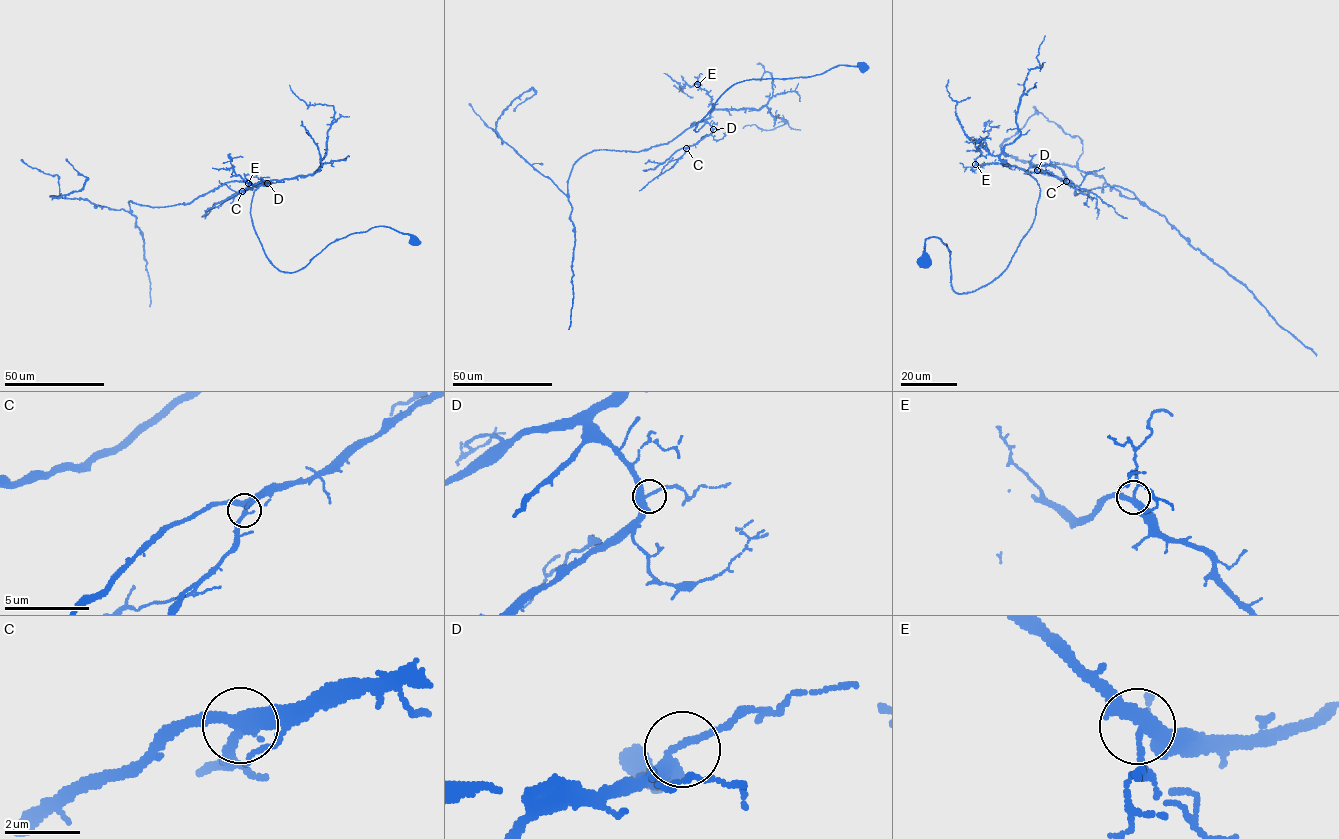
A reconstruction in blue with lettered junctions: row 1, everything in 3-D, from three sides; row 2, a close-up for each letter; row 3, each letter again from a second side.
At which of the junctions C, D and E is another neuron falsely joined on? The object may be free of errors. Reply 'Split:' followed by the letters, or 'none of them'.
Split: none of them

